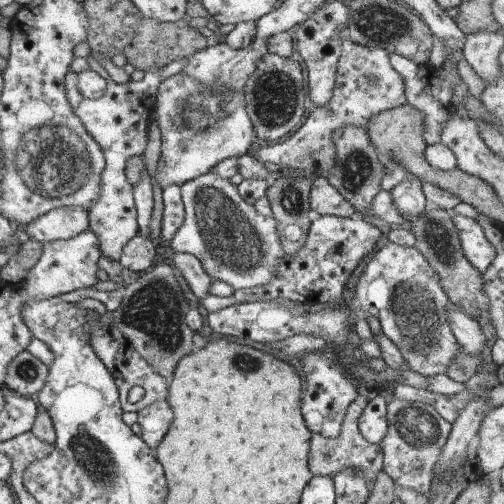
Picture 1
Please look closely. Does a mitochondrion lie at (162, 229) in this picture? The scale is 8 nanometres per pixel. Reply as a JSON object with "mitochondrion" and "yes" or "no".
{"mitochondrion":"no"}

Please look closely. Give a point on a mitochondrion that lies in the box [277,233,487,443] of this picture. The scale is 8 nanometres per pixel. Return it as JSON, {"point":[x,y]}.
{"point":[414,306]}

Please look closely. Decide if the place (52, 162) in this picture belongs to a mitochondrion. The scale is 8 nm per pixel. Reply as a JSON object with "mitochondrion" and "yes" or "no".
{"mitochondrion":"yes"}

